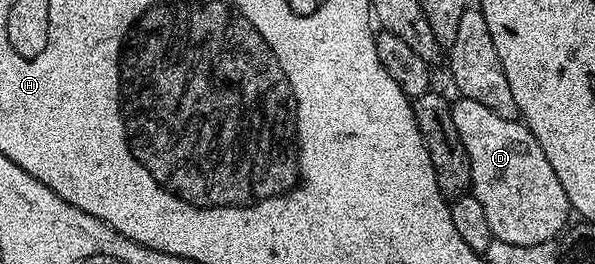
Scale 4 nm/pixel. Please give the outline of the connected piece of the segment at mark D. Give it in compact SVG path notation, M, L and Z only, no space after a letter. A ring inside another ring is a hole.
M460 96L458 100L451 101L453 127L457 127L461 143L465 143L471 168L470 192L485 210L485 219L489 222L492 238L513 243L517 247L554 242L568 228L567 216L572 216L573 210L565 195L565 187L561 187L553 166L549 164L549 159L545 159L545 151L541 151L541 143L537 143L537 139L528 131L522 120L501 119L501 115L493 115L489 107L477 103L477 99Z

